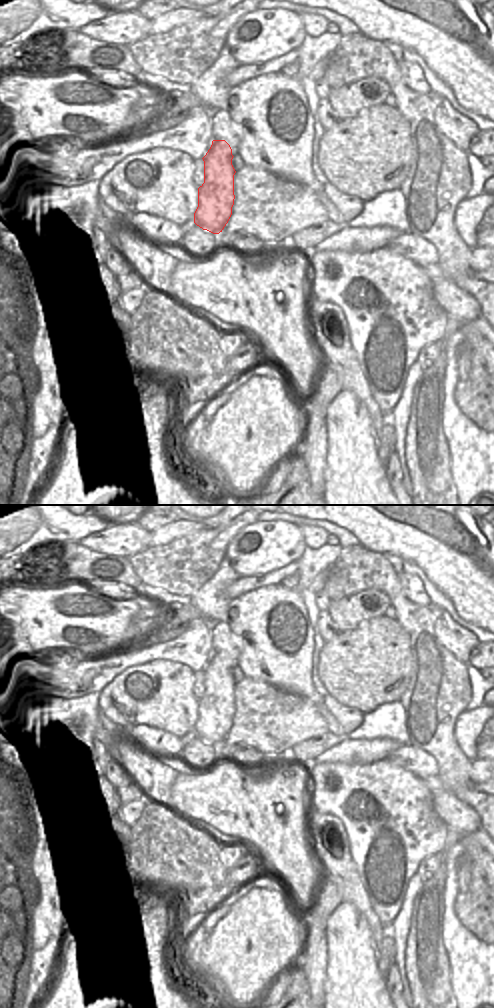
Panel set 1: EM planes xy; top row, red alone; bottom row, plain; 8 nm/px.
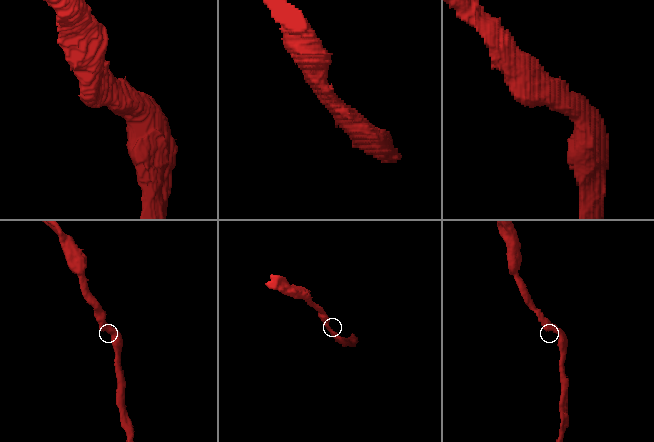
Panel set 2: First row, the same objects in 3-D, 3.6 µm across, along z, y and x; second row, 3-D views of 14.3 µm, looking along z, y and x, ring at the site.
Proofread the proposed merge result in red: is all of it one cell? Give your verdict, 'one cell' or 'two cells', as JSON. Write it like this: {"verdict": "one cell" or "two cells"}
{"verdict": "one cell"}

